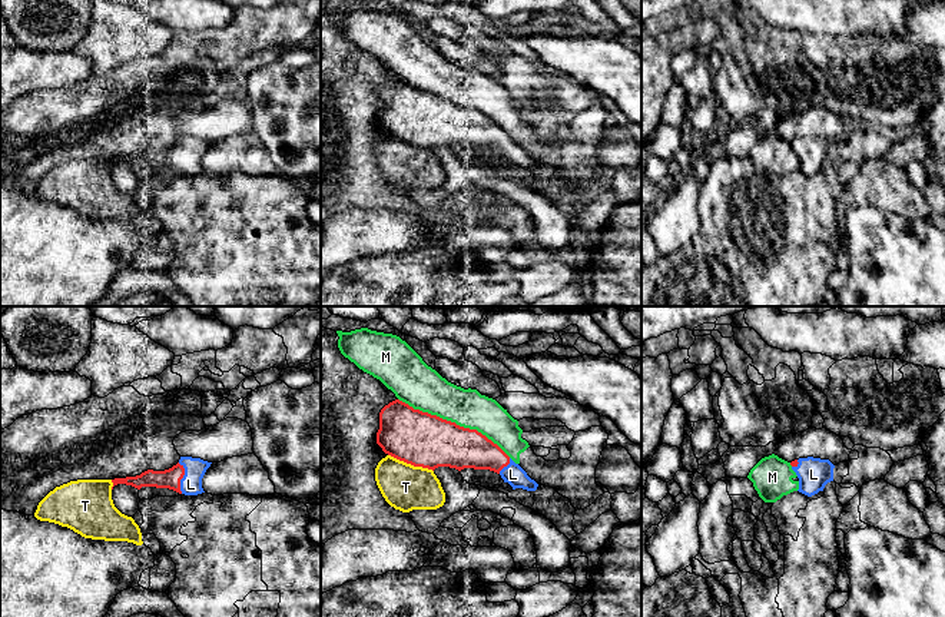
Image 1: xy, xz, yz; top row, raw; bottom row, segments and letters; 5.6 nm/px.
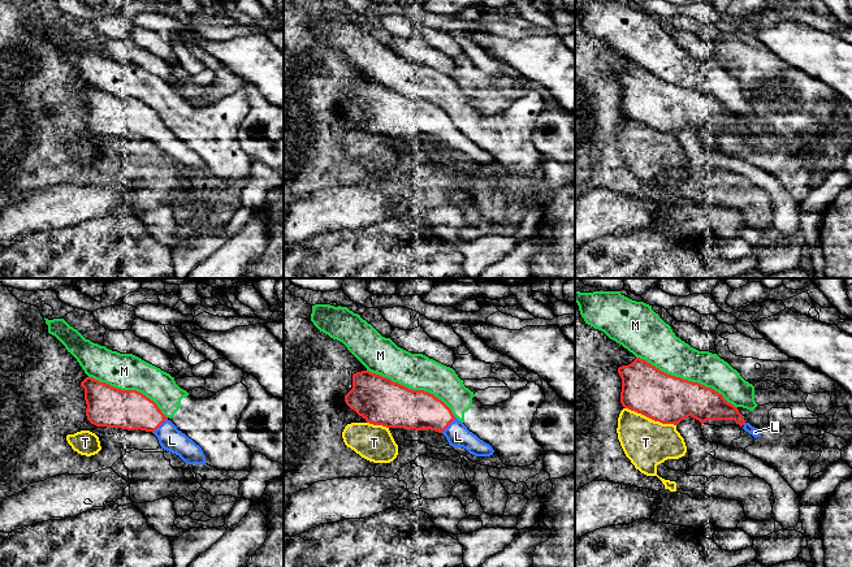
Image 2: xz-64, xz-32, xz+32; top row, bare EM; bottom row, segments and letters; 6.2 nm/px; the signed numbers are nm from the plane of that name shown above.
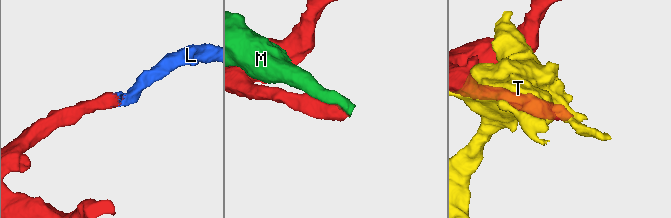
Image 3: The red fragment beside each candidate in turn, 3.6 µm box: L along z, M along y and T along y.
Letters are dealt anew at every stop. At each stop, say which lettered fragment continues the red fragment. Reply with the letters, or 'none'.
L

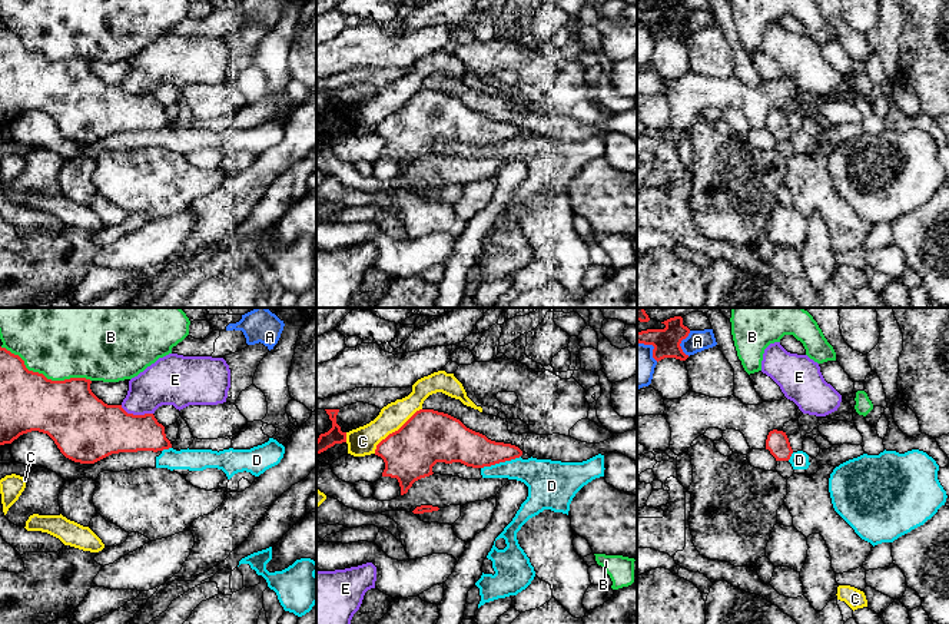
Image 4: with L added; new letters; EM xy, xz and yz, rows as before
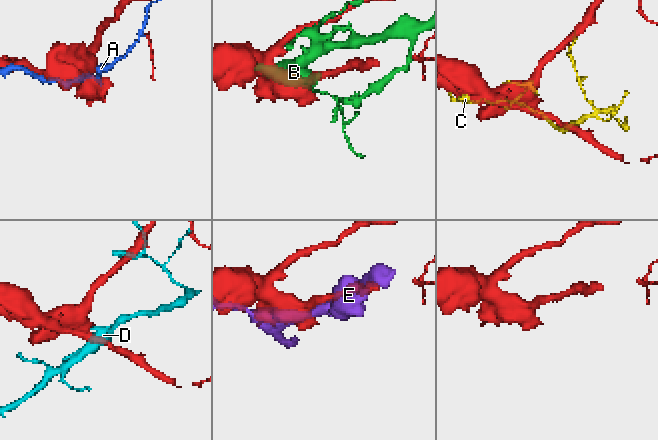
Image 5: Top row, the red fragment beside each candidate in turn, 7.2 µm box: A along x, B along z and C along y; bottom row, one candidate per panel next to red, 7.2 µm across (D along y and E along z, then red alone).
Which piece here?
none

